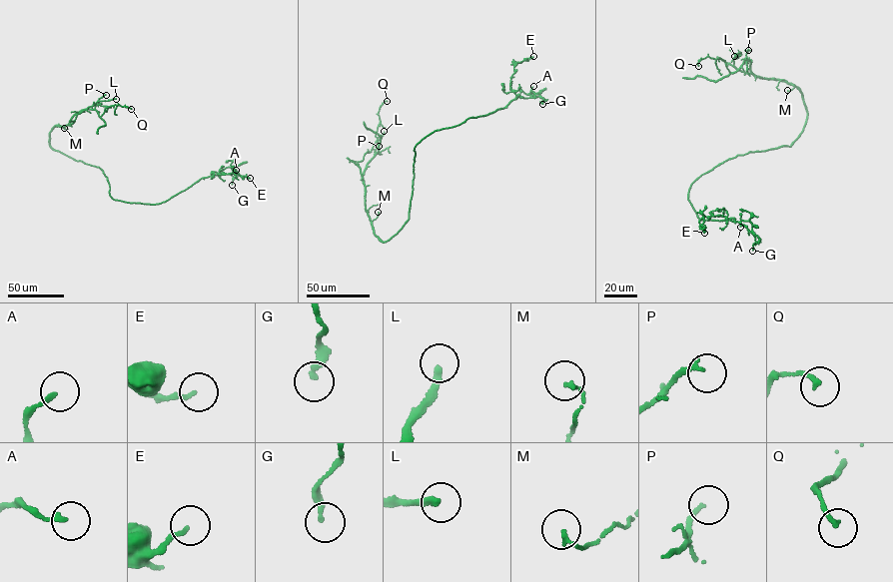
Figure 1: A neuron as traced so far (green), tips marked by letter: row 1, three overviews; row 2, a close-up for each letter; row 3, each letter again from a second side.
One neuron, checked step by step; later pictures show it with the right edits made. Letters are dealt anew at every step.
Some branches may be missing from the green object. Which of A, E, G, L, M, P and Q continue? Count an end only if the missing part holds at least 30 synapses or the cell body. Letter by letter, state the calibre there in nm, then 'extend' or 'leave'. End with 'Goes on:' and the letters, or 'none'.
A: 170 nm thick; leave
E: 150 nm thick; leave
G: 200 nm thick; leave
L: 240 nm thick; extend
M: 140 nm thick; leave
P: 170 nm thick; leave
Q: 170 nm thick; leave
Goes on: L

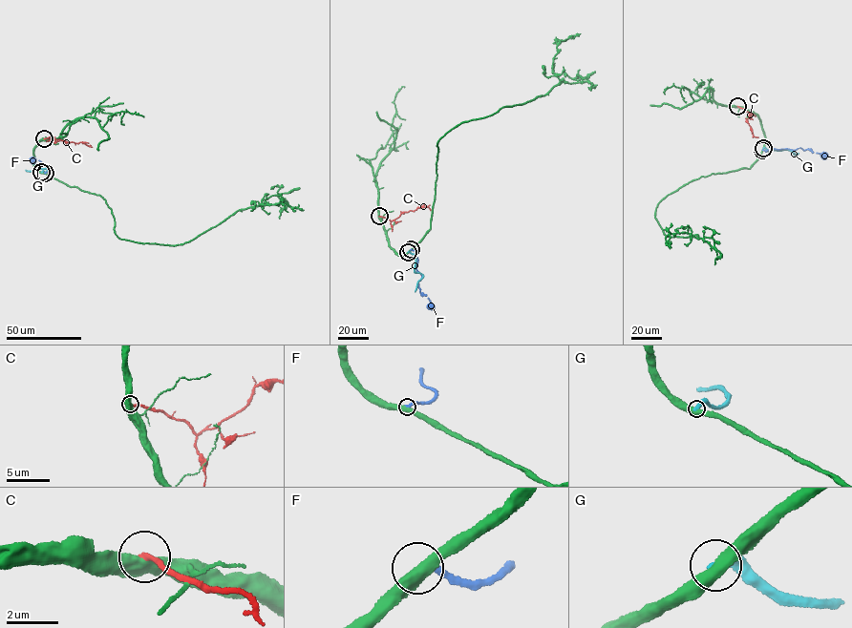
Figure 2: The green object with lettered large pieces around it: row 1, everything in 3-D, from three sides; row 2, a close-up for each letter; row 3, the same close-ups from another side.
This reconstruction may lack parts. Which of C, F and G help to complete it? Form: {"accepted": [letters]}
{"accepted": ["F"]}

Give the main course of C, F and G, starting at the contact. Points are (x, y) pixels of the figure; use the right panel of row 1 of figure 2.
C: (737, 106), (749, 112), (747, 122), (753, 136), (758, 136)
F: (762, 150), (800, 148), (826, 156)
G: (763, 148), (769, 151), (787, 149), (798, 153)

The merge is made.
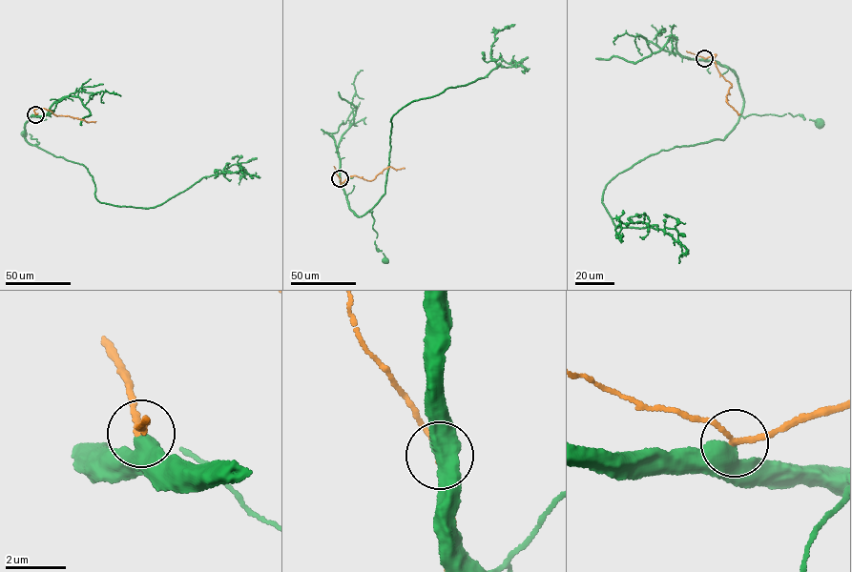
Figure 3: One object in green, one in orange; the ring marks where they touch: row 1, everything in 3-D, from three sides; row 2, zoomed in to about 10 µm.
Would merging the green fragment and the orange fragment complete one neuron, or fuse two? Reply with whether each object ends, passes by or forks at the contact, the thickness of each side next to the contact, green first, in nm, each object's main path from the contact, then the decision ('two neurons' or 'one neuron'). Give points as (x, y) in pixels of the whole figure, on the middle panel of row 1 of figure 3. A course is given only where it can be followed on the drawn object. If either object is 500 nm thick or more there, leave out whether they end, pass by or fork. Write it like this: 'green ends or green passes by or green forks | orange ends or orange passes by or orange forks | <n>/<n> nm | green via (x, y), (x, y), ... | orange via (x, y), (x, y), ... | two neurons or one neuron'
green passes by | orange passes by | 480/170 nm | green via (340, 178), (349, 208), (360, 217), (372, 212), (373, 229), (377, 234), (374, 242), (384, 260) | orange via (340, 178), (341, 184), (354, 175), (370, 180), (388, 167), (405, 168) | one neuron

